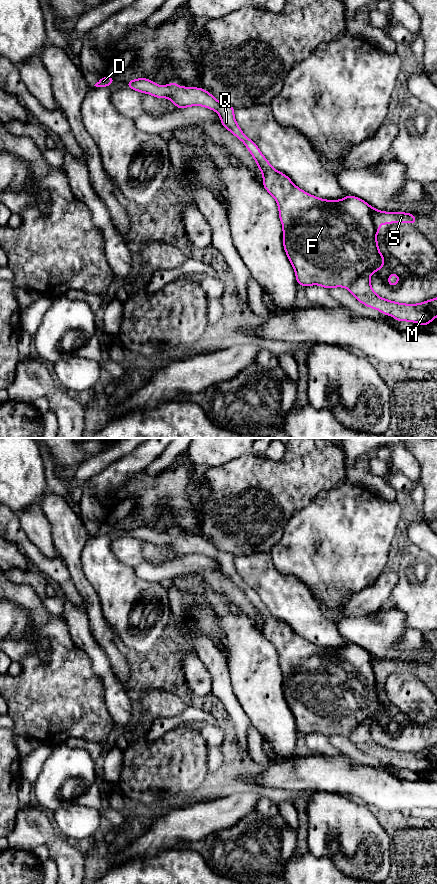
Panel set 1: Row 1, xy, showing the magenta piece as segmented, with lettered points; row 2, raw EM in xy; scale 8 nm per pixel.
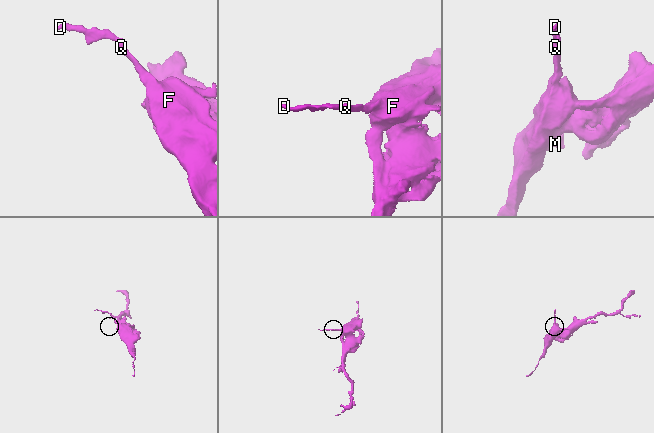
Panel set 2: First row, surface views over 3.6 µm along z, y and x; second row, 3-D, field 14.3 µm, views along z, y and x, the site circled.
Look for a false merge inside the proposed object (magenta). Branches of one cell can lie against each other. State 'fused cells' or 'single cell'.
fused cells

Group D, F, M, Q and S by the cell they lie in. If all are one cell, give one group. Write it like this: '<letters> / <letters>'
D F Q / M S

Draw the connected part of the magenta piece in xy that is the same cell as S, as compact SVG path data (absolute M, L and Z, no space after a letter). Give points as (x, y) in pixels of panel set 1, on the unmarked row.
M372 656L372 666L373 671L376 673L376 680L380 681L381 676L379 675L381 672L393 672L396 671L412 671L415 672L417 670L417 666L413 664L411 661L403 661L403 660L383 660Z

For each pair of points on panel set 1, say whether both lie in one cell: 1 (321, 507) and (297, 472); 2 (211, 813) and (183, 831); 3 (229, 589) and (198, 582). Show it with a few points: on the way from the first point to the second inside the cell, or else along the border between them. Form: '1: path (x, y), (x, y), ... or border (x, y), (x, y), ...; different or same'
1: border (336, 488), (321, 490), (305, 506), (295, 511); different
2: path (204, 818), (193, 821), (190, 824); same
3: path (221, 584), (215, 579), (206, 579); same

